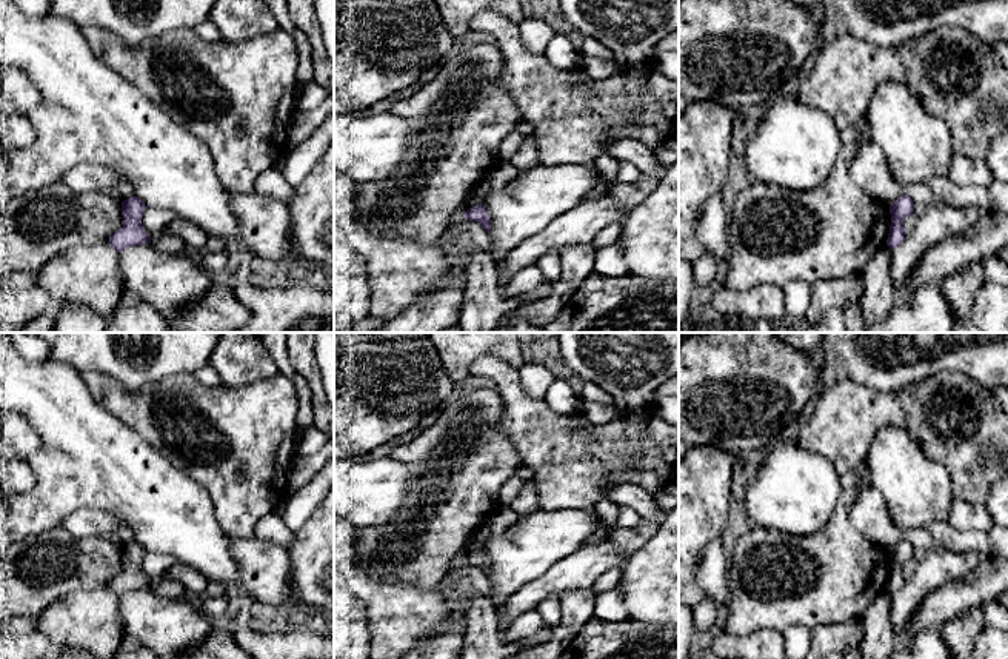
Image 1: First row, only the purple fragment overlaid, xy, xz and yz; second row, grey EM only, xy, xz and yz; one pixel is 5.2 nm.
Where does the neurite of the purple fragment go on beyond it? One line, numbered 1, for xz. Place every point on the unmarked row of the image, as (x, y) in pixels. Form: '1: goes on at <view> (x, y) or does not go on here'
1: does not go on here

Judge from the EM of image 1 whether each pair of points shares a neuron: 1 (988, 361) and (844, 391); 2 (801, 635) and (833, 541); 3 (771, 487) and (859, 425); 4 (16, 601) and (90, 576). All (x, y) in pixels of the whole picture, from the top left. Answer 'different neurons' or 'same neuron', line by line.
1: different neurons
2: different neurons
3: different neurons
4: same neuron

